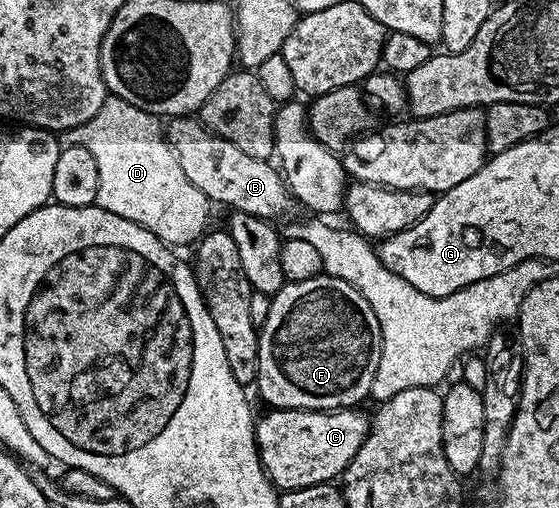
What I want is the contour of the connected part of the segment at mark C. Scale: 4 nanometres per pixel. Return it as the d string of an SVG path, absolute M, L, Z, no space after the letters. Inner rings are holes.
M361 408L343 410L270 409L256 419L257 455L278 491L298 490L340 479L359 450L371 421Z

